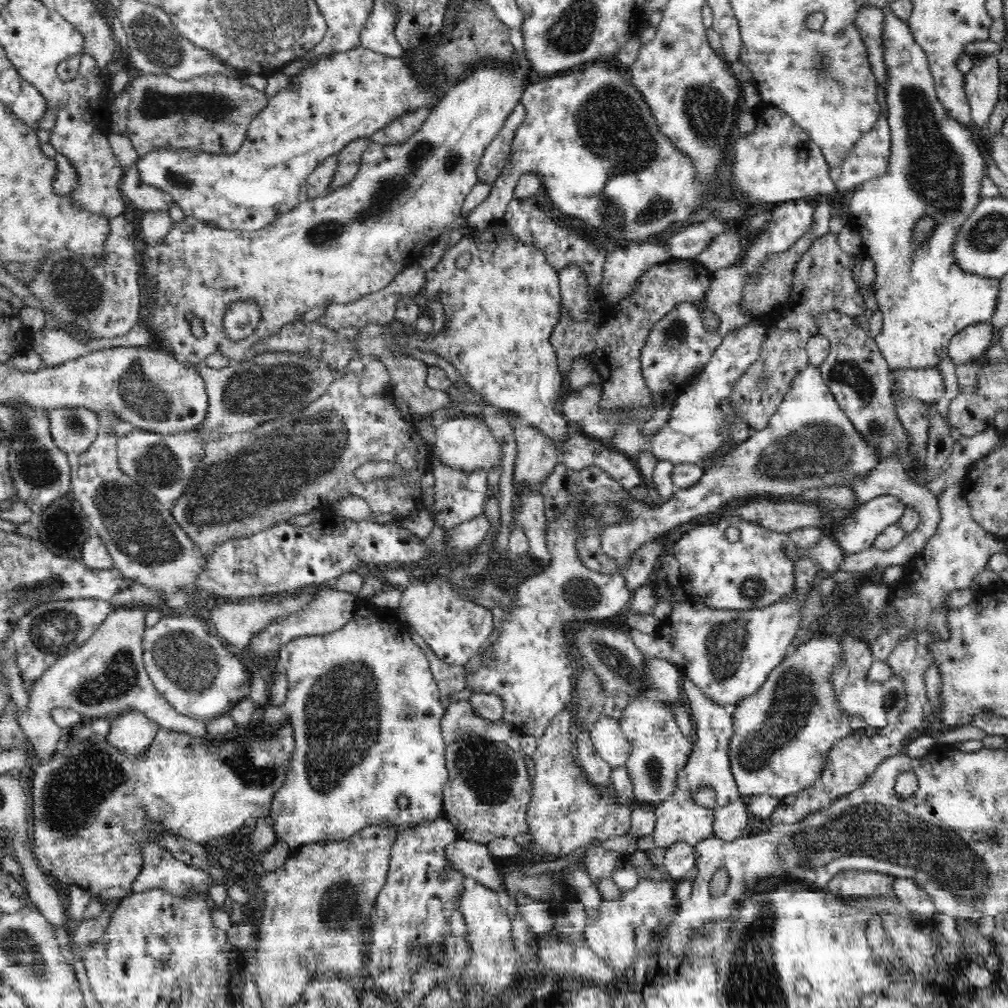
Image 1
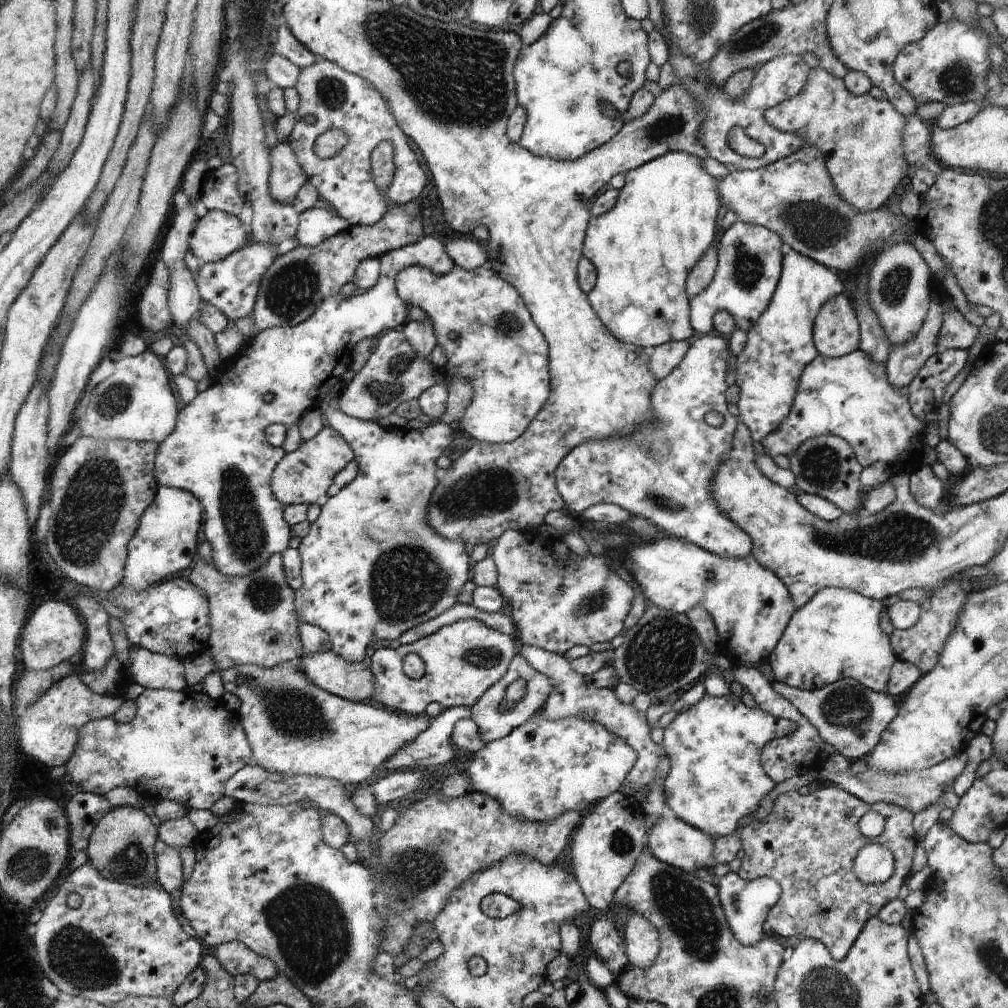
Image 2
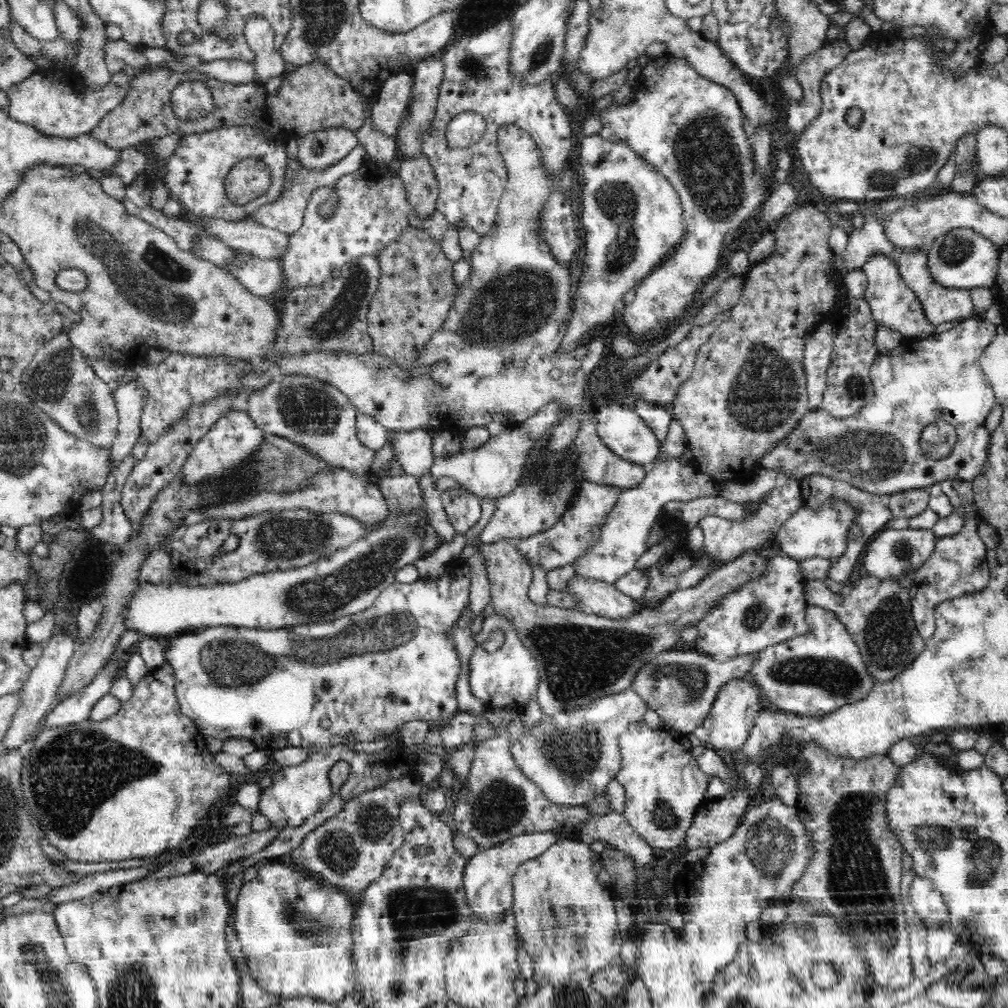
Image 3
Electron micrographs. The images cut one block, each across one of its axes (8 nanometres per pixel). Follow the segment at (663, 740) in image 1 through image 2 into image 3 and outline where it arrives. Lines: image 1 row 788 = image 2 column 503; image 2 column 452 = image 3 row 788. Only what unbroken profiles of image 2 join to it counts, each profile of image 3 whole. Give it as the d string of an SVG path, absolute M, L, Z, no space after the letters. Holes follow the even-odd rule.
M643 721L632 723L619 737L619 745L622 760L616 779L625 790L627 801L624 817L628 819L632 830L643 837L653 849L672 850L680 847L696 812L706 807L705 792L710 779L694 758L692 744L686 735L666 732L664 729L654 731Z

